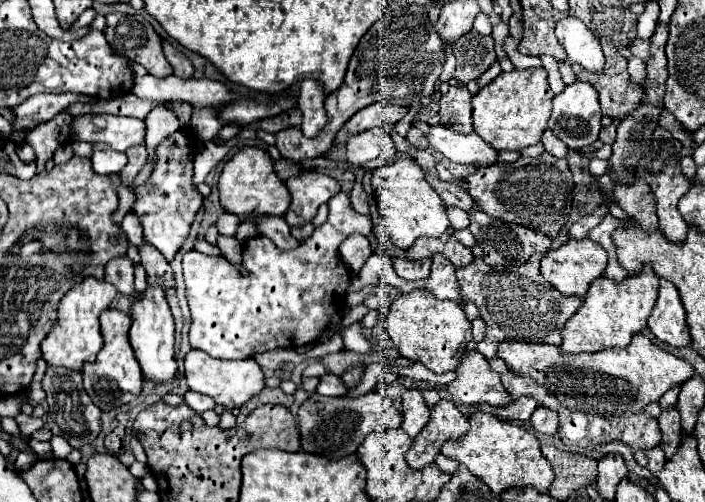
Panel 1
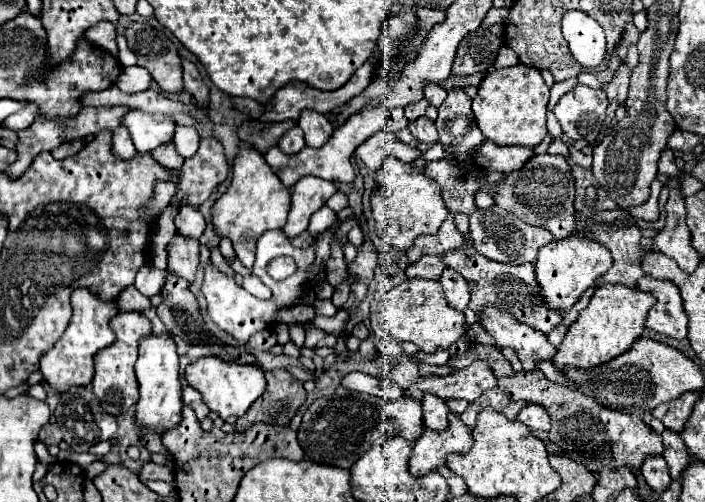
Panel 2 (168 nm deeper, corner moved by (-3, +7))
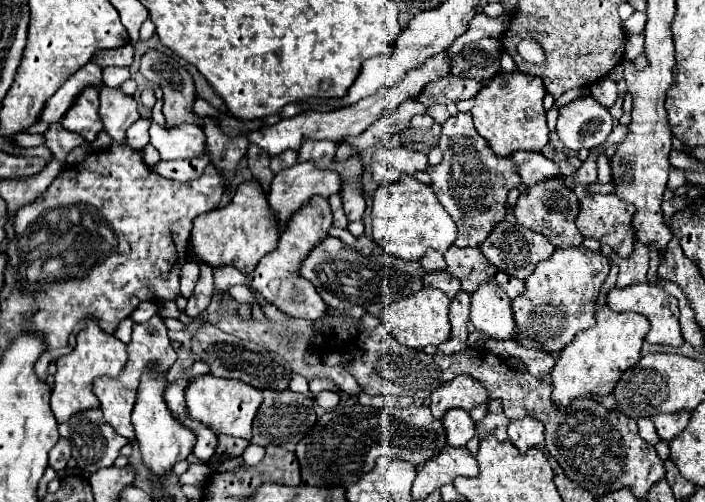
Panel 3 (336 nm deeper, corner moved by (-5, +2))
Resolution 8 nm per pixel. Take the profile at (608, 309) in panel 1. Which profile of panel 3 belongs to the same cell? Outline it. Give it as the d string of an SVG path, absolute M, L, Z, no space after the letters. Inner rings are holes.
M606 305L598 309L596 325L578 333L576 339L560 353L552 369L552 403L556 407L566 407L576 399L612 395L612 389L616 387L616 381L622 377L622 373L640 361L640 349L648 329L650 323L640 313L616 313Z

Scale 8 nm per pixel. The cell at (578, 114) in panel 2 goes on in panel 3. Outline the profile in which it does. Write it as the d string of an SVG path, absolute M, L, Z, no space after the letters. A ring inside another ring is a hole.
M592 97L576 99L560 107L556 133L560 141L572 151L600 147L610 135L610 131L612 117L608 109Z

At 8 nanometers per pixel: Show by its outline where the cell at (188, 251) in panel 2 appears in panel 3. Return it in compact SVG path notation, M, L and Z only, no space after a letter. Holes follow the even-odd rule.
M200 265L200 279L198 285L194 289L194 295L188 299L188 307L186 307L186 315L188 317L198 317L200 313L204 313L212 301L214 295L214 277L212 277L212 269L208 265Z

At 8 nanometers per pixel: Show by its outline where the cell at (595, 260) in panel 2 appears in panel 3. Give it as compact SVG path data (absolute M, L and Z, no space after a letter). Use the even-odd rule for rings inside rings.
M586 247L556 249L552 257L542 261L526 279L524 293L512 301L512 317L516 321L514 341L522 347L540 349L558 357L580 331L596 323L596 299L608 271L610 263L600 251L590 251Z

